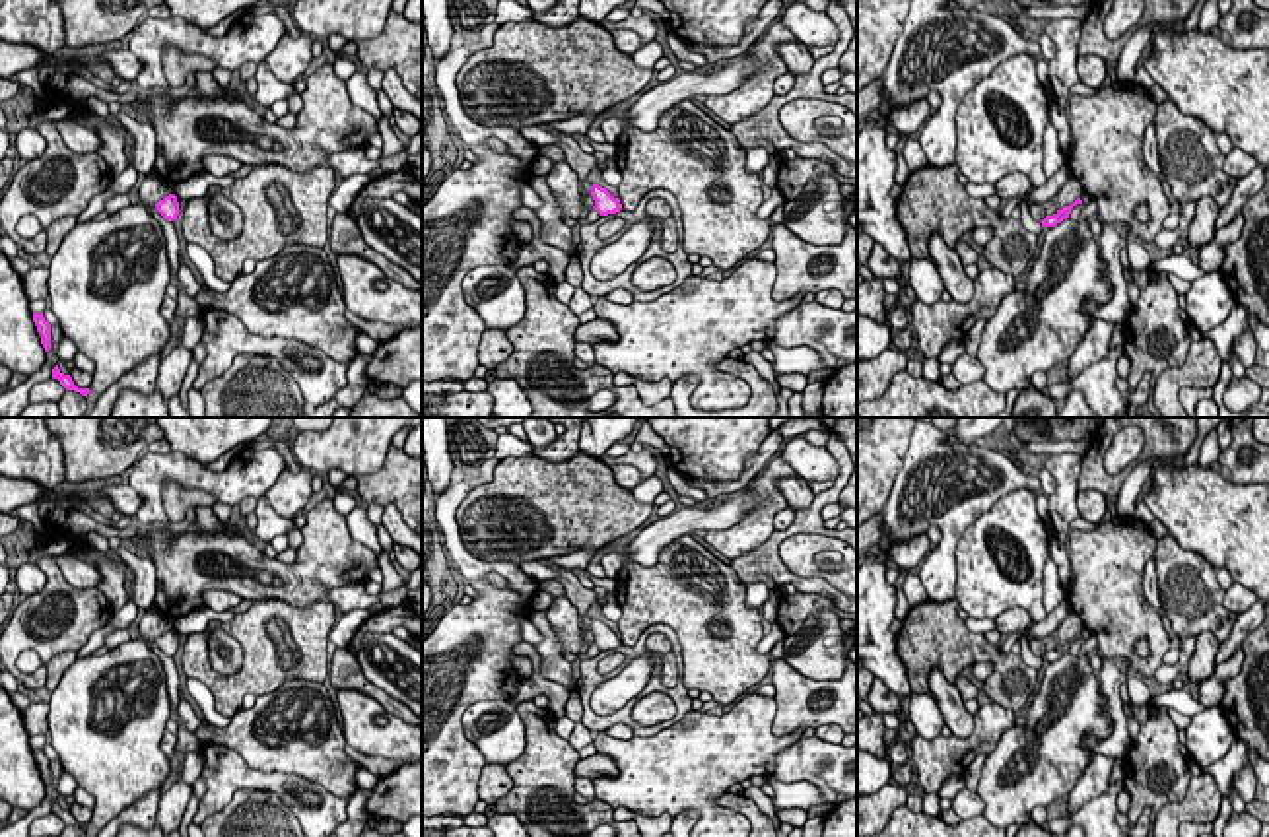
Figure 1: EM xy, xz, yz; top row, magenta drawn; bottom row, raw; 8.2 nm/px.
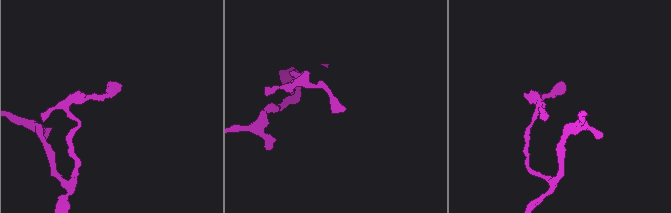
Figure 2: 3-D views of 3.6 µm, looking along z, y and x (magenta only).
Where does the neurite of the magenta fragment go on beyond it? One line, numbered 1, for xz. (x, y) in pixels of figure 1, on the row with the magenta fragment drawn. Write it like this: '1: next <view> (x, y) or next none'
1: next none

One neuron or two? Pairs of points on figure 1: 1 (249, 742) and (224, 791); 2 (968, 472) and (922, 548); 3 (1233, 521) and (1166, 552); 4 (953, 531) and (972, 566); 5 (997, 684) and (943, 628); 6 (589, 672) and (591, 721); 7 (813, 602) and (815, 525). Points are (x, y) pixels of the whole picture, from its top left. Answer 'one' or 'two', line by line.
1: two
2: two
3: two
4: two
5: one
6: one
7: two

